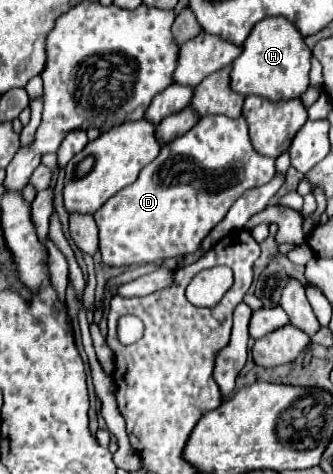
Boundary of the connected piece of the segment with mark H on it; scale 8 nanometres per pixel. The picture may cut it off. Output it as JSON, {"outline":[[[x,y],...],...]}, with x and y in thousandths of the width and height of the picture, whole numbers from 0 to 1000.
{"outline":[[[844,34],[796,38],[754,63],[730,89],[724,118],[700,131],[694,190],[730,203],[784,203],[814,215],[898,207],[928,181],[928,143],[934,105],[916,97],[898,63]]]}

